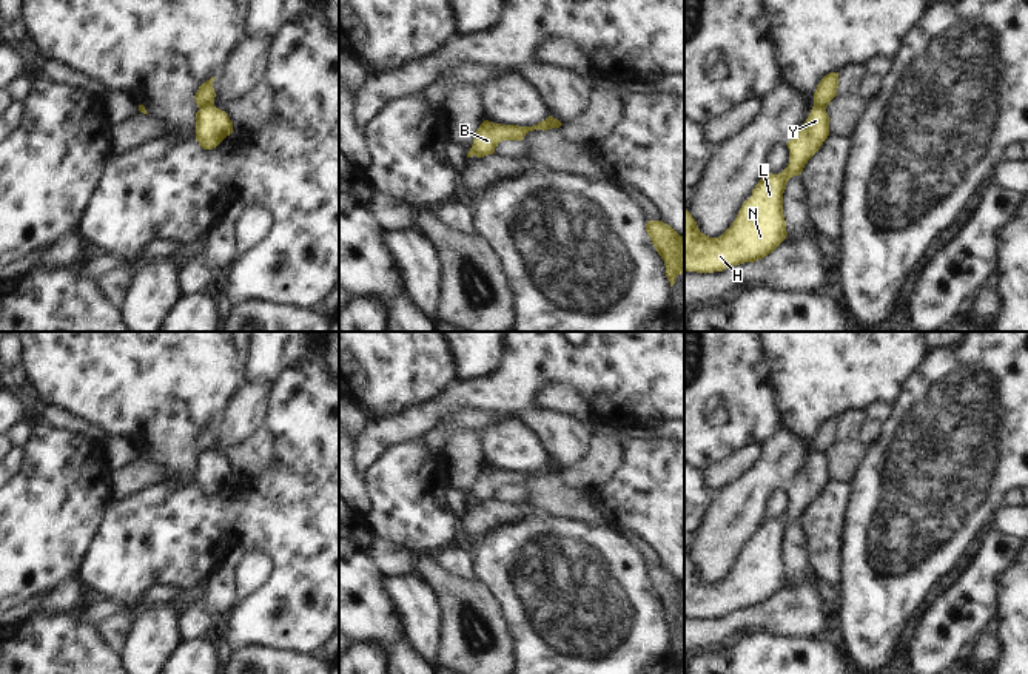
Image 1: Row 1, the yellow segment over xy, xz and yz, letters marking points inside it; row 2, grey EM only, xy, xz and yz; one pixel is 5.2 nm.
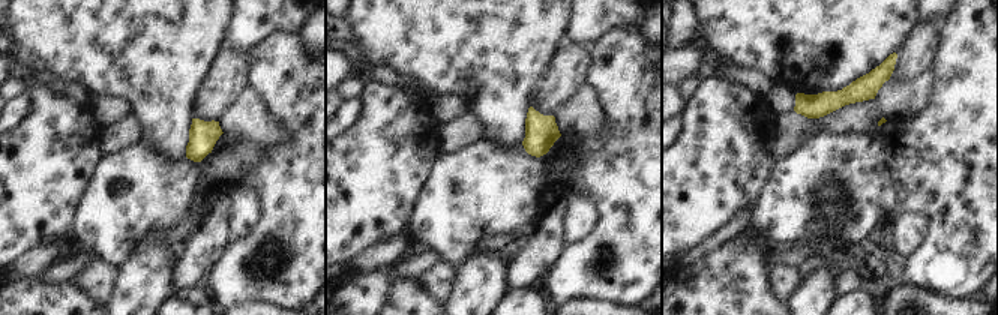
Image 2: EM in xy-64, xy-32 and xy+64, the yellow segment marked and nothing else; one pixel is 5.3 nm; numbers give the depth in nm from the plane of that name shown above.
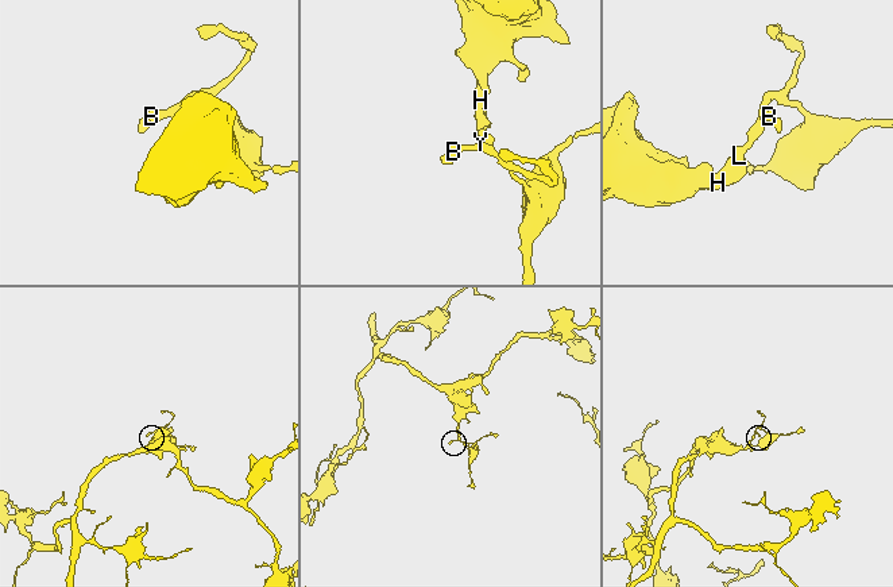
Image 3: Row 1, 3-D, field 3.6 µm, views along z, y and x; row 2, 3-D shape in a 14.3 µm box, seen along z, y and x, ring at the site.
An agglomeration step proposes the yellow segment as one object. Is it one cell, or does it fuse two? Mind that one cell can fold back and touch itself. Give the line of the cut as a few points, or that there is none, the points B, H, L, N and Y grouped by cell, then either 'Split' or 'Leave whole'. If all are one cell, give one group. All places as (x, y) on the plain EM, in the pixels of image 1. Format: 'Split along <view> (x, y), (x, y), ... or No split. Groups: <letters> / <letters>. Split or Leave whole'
Split along xy (213, 449), (205, 449), (199, 455). Groups: B / H L N Y. Split.

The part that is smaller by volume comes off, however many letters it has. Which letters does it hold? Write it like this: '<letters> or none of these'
B

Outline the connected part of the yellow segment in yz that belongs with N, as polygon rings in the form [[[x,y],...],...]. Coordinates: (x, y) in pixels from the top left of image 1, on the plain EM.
[[[814,450],[806,467],[786,489],[789,509],[778,518],[766,518],[752,535],[752,541],[743,548],[732,571],[720,581],[709,583],[698,575],[692,560],[684,557],[684,617],[714,618],[744,608],[755,608],[772,598],[788,581],[783,560],[783,538],[791,523],[801,520],[808,506],[820,495],[829,481],[829,461],[826,453]]]

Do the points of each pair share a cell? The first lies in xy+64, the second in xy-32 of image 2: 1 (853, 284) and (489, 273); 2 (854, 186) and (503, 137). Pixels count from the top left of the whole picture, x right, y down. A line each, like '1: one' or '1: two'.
1: two
2: two

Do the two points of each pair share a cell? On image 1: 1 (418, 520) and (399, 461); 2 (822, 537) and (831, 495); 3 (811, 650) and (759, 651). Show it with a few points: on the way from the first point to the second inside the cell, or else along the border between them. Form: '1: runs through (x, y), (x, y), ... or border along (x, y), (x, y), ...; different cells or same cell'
1: runs through (407, 506), (406, 475); same cell
2: runs through (825, 526), (825, 517), (831, 506); same cell
3: runs through (799, 648), (771, 651); same cell

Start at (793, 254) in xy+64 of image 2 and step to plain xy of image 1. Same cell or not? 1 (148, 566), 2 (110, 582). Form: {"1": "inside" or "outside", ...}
{"1": "outside", "2": "outside"}

